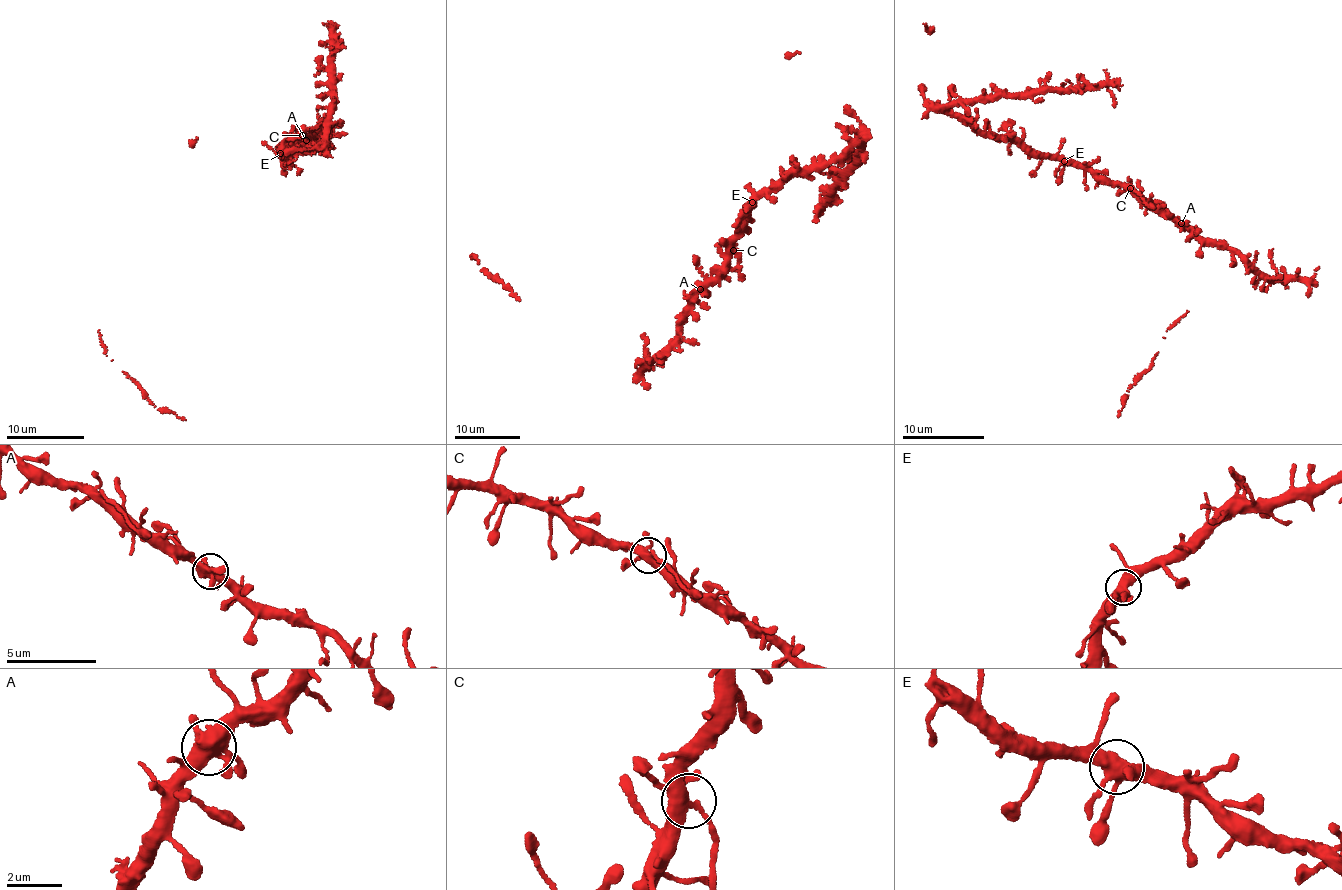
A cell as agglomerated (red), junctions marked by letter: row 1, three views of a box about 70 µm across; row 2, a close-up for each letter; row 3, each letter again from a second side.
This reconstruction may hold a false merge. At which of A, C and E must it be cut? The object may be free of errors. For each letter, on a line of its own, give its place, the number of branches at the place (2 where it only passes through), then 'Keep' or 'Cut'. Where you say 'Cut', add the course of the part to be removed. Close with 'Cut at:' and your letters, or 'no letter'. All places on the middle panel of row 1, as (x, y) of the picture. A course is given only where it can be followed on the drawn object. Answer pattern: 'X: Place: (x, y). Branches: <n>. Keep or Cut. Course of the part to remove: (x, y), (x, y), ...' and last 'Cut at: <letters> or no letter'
A: Place: (700, 289). Branches: 6. Keep
C: Place: (733, 250). Branches: 5. Keep
E: Place: (752, 202). Branches: 5. Keep
Cut at: no letter

